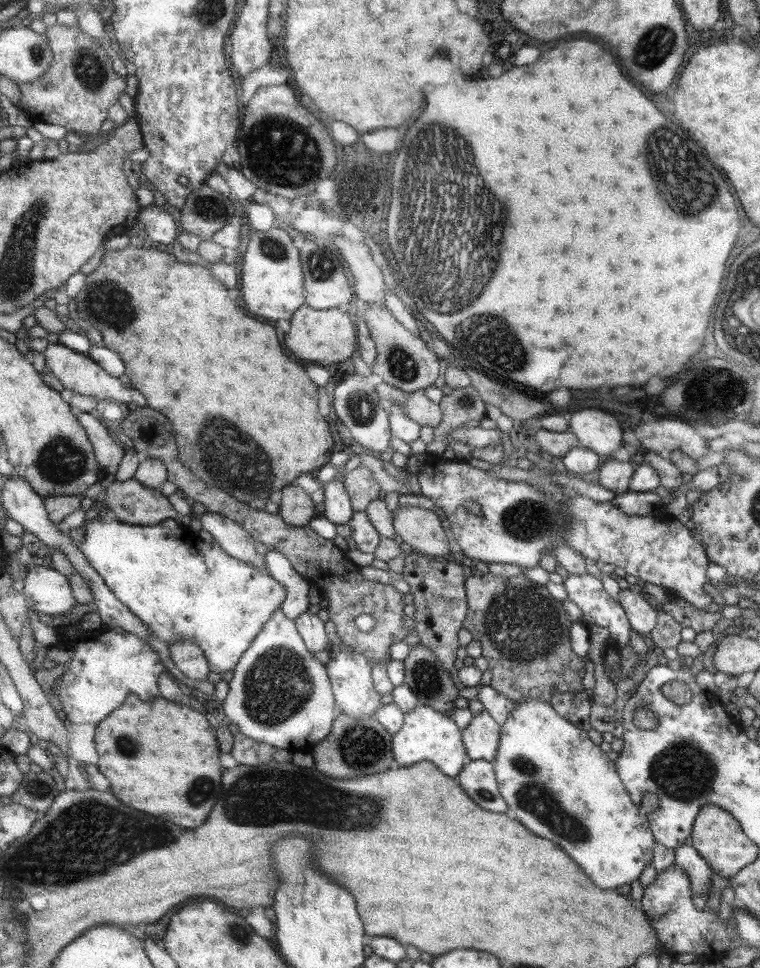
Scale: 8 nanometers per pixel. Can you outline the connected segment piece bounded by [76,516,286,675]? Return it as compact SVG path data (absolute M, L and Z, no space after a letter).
M101 517L96 520L88 521L86 526L84 540L76 542L80 545L80 549L86 553L86 557L90 559L90 563L96 567L98 573L105 578L107 584L112 588L112 591L120 598L121 602L124 602L128 608L136 614L136 617L144 622L157 638L160 638L163 642L166 642L169 646L175 641L191 641L193 644L199 646L207 655L208 664L210 664L211 671L223 674L228 670L234 670L236 664L239 664L239 660L251 648L251 645L256 640L260 631L263 630L264 624L268 624L272 620L275 613L282 608L284 598L286 598L286 590L284 586L280 586L279 582L265 574L259 572L256 567L252 567L250 563L246 561L239 561L236 557L228 555L228 553L220 547L216 541L212 541L205 544L197 534L196 529L190 532L188 526L180 526L176 524L174 519L166 519L156 525L133 525L126 524L113 517Z

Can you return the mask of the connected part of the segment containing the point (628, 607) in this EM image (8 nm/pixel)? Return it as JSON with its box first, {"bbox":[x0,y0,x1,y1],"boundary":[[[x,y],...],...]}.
{"bbox":[619,590,657,635],"boundary":[[[621,590],[619,593],[619,604],[626,614],[627,620],[640,635],[649,635],[657,624],[657,612],[655,608],[642,596],[641,593],[628,590]]]}

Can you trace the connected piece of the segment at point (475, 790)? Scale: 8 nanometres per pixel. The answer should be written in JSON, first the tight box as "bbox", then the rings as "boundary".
{"bbox":[459,760,510,813],"boundary":[[[474,760],[460,771],[459,784],[466,790],[475,804],[490,812],[506,813],[510,810],[499,791],[495,767],[491,761]]]}

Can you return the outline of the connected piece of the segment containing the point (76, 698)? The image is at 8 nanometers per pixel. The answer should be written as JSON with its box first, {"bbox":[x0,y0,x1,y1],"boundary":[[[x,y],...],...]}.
{"bbox":[54,631,167,725],"boundary":[[[128,631],[104,632],[104,648],[88,650],[88,648],[80,648],[80,646],[72,644],[72,648],[69,650],[76,651],[76,653],[68,662],[68,671],[59,678],[54,689],[60,696],[63,705],[62,714],[73,725],[104,723],[104,720],[107,720],[118,708],[124,706],[132,694],[136,694],[142,700],[152,700],[154,696],[160,696],[160,674],[167,671],[167,668],[161,661],[159,654],[145,644],[137,634]]]}

